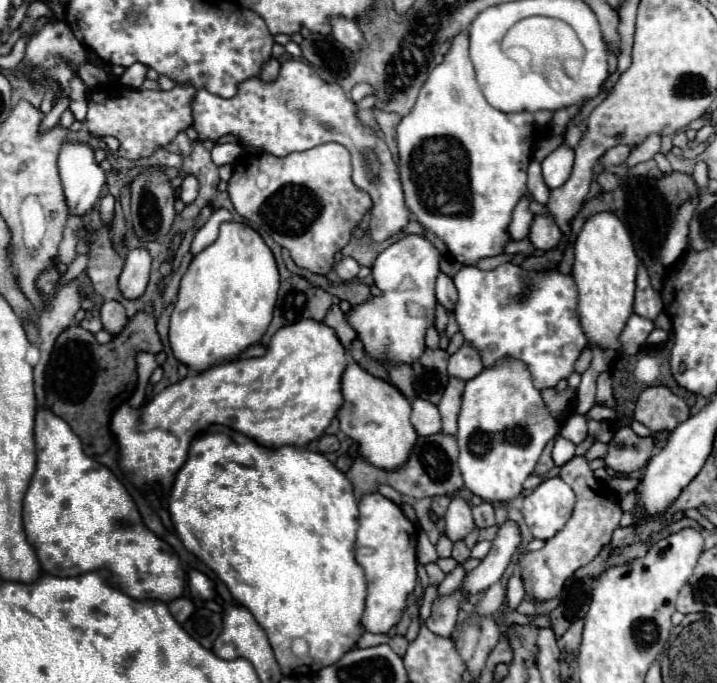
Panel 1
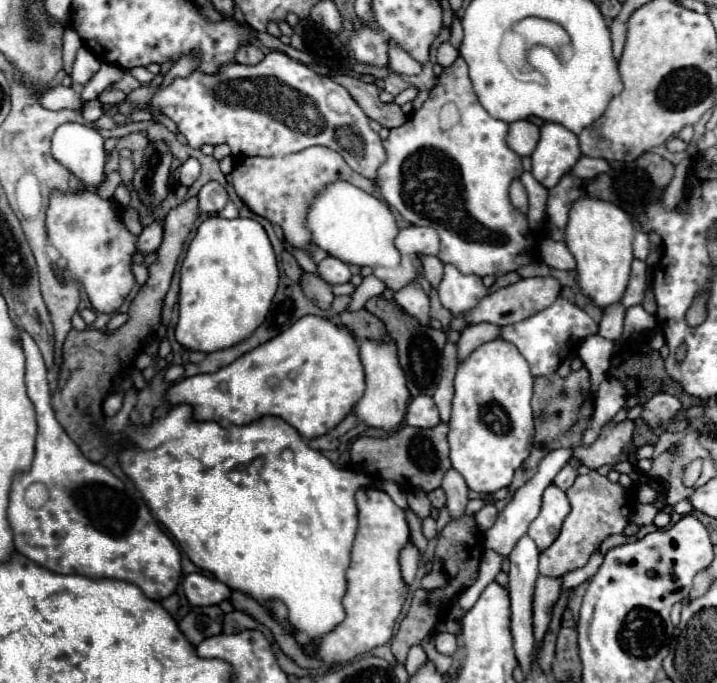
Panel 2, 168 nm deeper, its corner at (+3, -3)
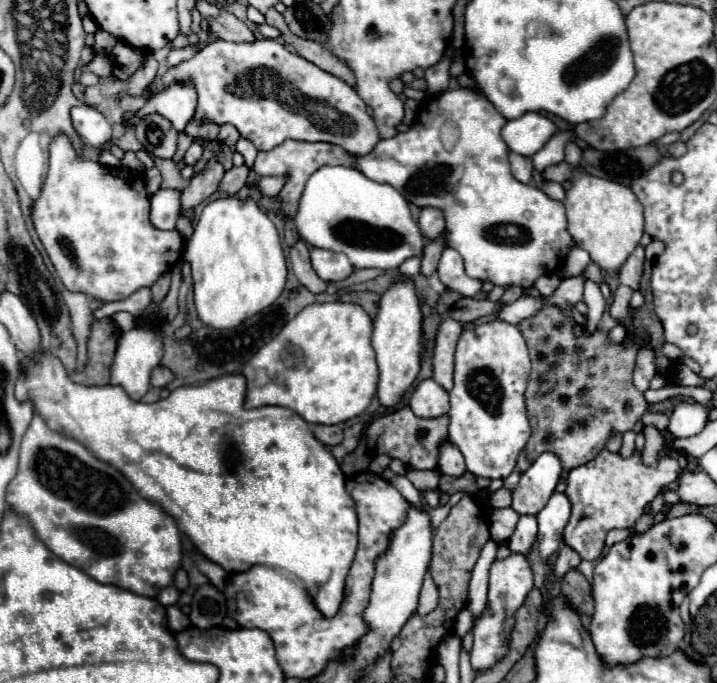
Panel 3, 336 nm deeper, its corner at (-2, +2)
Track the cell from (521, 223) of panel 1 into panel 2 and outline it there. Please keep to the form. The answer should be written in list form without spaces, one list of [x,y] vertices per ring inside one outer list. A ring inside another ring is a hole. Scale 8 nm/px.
[[[519,180],[511,184],[511,202],[521,214],[527,214],[527,192]]]

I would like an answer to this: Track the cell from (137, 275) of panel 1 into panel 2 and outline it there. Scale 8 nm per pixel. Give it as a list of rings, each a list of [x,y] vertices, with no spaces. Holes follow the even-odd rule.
[[[153,222],[147,228],[143,228],[141,236],[137,238],[137,252],[143,254],[143,256],[149,256],[149,254],[153,254],[159,248],[161,240],[163,240],[161,224],[159,222]]]

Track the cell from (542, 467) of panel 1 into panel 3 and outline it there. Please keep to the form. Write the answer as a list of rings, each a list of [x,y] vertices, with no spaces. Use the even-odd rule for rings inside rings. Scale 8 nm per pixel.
[[[546,305],[536,315],[518,323],[518,329],[522,331],[528,343],[530,359],[532,359],[530,381],[524,393],[532,433],[530,433],[526,447],[522,449],[518,457],[518,463],[516,463],[518,473],[524,473],[546,451],[554,453],[560,459],[564,471],[580,467],[592,461],[592,457],[596,457],[600,449],[604,449],[606,439],[612,435],[612,431],[632,429],[634,423],[648,409],[644,395],[632,383],[634,359],[636,359],[638,349],[644,345],[644,341],[632,339],[630,343],[614,345],[608,339],[608,331],[596,329],[592,335],[586,335],[586,333],[574,335],[574,325],[576,323],[568,315],[564,315],[560,307],[554,307],[554,305]]]

